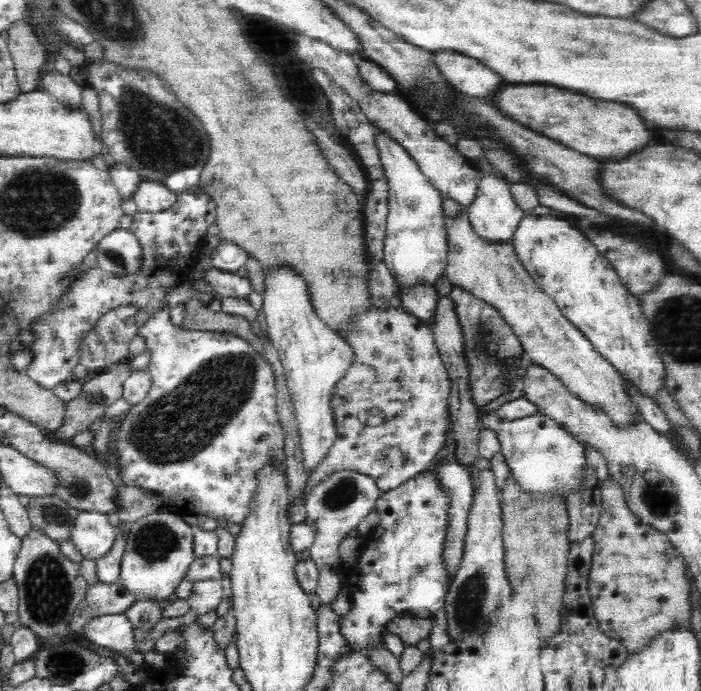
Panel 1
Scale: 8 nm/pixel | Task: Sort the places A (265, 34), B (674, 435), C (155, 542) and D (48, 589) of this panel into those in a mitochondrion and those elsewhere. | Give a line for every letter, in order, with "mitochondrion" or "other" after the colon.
A: other
B: other
C: mitochondrion
D: mitochondrion

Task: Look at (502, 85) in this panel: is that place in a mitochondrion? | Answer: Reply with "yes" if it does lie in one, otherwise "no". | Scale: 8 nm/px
no

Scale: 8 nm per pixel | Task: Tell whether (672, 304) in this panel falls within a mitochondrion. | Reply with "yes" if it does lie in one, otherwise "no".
yes

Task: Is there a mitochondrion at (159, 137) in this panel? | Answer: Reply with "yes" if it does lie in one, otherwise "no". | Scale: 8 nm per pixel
yes

